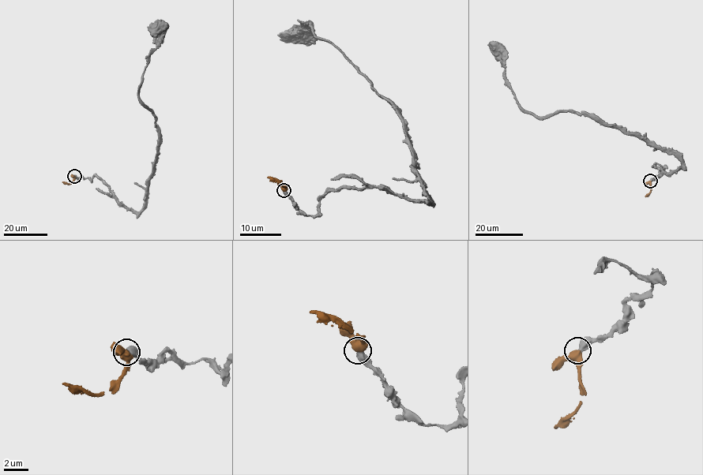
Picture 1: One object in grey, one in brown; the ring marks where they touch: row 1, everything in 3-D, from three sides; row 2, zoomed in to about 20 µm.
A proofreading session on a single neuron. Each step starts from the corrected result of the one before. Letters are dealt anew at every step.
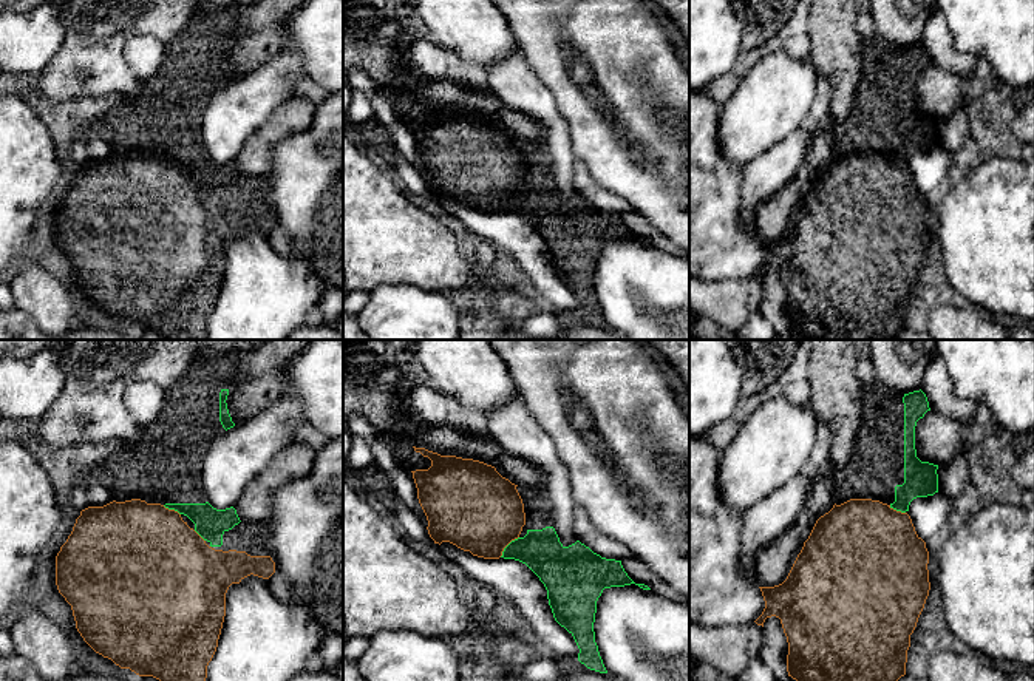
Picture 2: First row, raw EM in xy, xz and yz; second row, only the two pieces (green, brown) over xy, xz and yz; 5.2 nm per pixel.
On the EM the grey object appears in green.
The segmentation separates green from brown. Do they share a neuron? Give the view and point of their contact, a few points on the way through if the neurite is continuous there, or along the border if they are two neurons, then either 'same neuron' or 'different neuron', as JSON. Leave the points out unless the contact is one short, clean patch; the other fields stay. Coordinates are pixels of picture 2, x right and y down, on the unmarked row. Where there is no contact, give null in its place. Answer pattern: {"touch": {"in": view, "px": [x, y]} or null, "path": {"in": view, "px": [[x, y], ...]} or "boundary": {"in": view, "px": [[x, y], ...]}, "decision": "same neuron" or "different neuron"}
{"touch": {"in": "xz", "px": [507, 199]}, "decision": "same neuron"}

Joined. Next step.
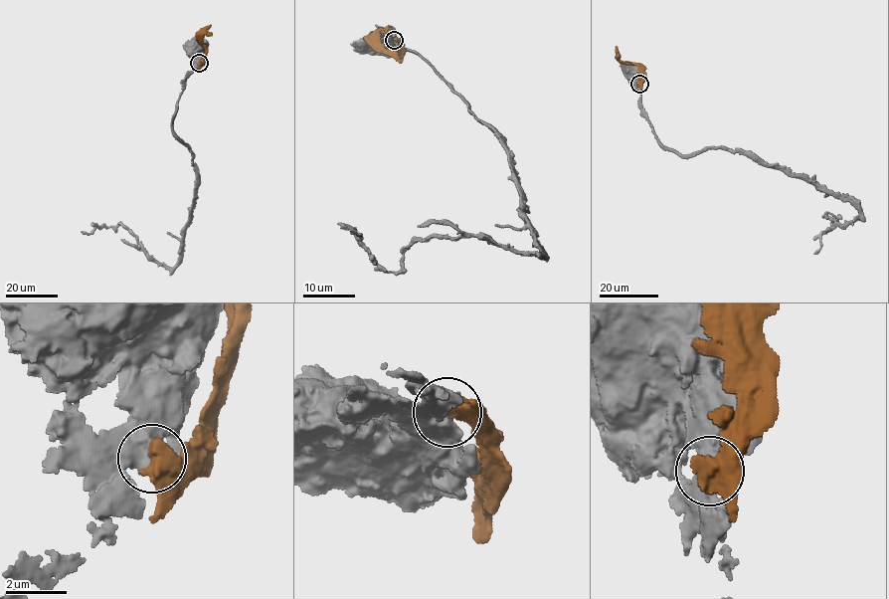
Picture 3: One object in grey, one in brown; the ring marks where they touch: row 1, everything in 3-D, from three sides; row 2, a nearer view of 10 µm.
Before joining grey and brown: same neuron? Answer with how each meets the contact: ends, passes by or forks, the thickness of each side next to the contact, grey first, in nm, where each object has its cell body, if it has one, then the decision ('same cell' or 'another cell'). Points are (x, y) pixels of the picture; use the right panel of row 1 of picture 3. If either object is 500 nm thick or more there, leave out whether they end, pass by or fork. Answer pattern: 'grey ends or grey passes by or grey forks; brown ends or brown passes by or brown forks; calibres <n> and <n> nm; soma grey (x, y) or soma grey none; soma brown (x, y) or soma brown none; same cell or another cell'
calibres 850 and 750 nm; soma grey (632, 73); soma brown none; another cell

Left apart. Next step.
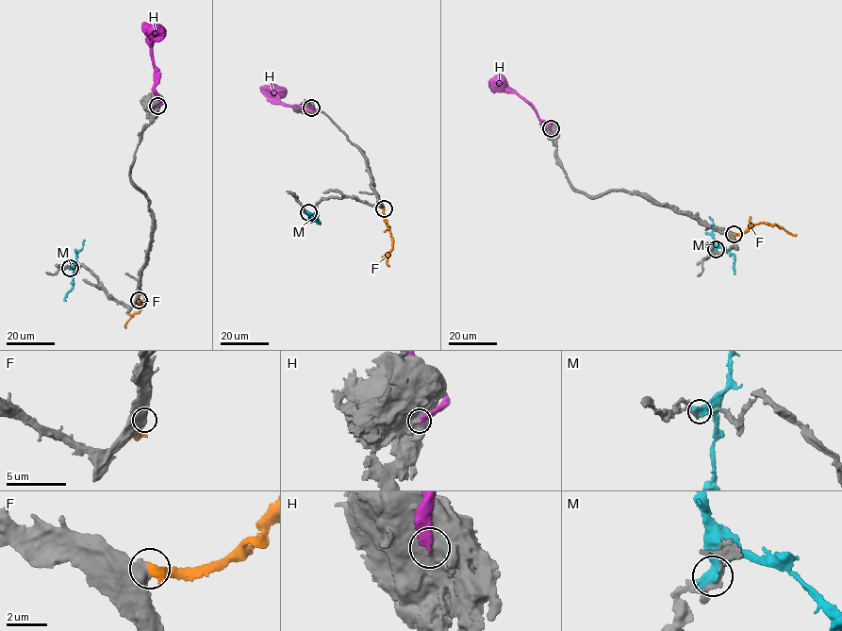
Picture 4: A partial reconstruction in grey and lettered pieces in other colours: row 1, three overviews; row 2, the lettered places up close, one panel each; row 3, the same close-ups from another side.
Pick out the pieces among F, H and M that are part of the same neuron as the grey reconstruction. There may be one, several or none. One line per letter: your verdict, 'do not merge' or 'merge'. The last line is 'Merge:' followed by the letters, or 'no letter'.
F: merge
H: do not merge
M: do not merge
Merge: F

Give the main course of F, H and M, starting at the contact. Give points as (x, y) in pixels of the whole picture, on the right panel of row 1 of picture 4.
F: (734, 234), (741, 234), (762, 222), (796, 234)
H: (551, 129), (551, 122), (539, 119), (526, 100), (515, 92), (499, 91), (489, 85)
M: (715, 249), (723, 247), (734, 255), (734, 273)

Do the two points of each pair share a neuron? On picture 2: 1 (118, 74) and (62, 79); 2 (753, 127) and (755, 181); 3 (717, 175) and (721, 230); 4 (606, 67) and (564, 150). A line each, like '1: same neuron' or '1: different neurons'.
1: same neuron
2: different neurons
3: same neuron
4: different neurons

